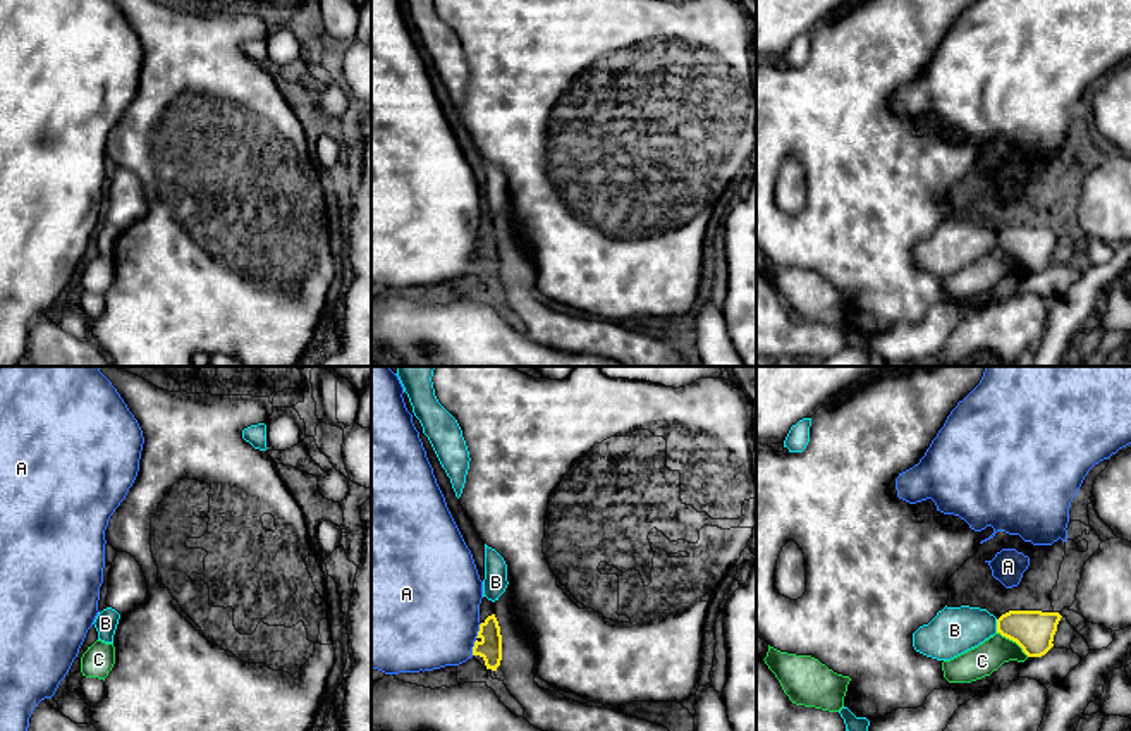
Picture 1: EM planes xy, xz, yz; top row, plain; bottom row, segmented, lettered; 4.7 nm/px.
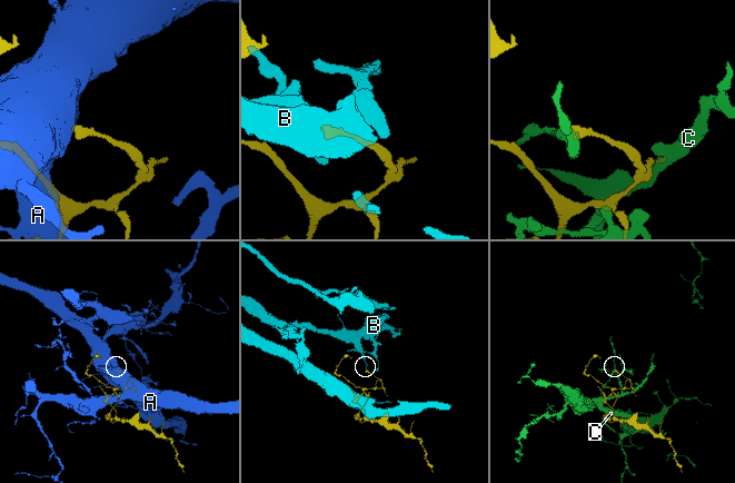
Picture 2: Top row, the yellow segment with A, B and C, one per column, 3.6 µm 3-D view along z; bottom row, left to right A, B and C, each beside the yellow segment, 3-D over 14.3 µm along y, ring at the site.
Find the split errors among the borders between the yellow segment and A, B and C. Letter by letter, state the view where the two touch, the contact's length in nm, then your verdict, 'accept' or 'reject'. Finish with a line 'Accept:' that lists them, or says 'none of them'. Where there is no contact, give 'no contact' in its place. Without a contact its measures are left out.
A: meets yellow in xz; contact 80 nm long; reject
B: meets yellow in yz; contact 60 nm long; reject
C: meets yellow in yz; contact 190 nm long; reject
Accept: none of them

